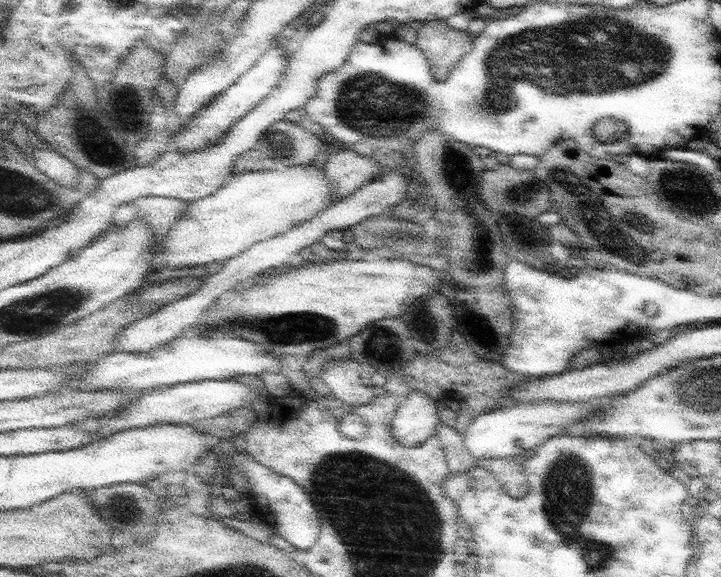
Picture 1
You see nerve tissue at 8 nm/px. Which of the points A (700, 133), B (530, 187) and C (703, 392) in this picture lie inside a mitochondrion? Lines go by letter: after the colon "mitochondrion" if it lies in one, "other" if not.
A: other
B: other
C: mitochondrion

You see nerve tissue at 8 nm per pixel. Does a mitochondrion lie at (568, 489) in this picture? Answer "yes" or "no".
yes

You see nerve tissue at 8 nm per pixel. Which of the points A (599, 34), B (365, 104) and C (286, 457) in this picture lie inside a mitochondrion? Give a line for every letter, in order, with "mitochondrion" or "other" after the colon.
A: mitochondrion
B: mitochondrion
C: other

